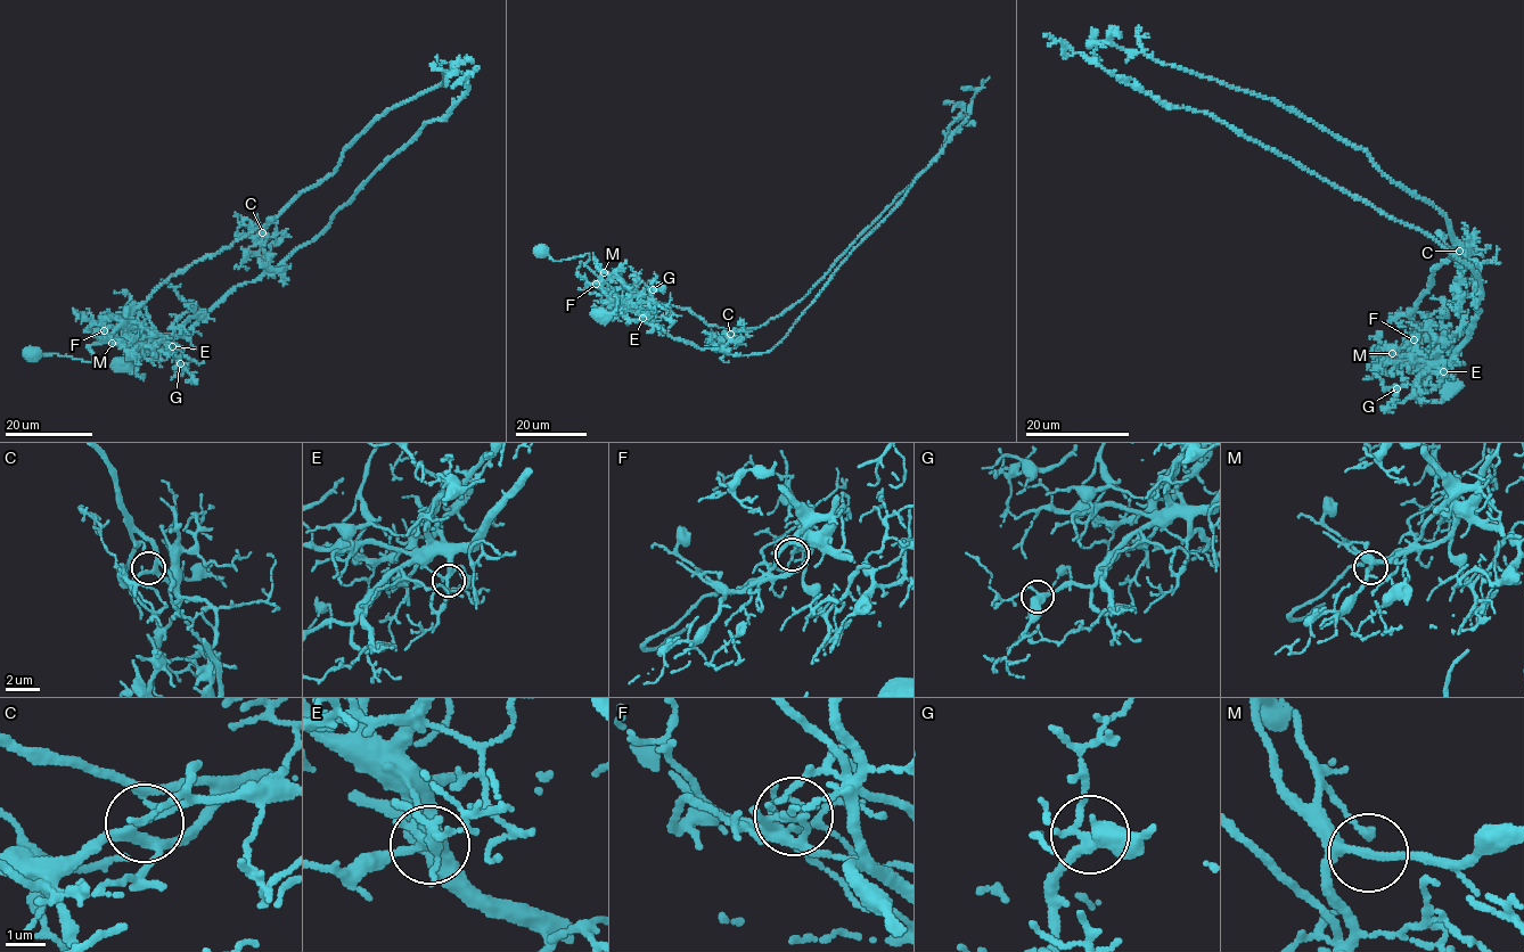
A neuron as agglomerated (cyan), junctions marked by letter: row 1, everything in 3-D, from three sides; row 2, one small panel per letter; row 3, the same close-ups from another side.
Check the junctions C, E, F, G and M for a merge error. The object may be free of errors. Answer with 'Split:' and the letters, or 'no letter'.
Split: F

